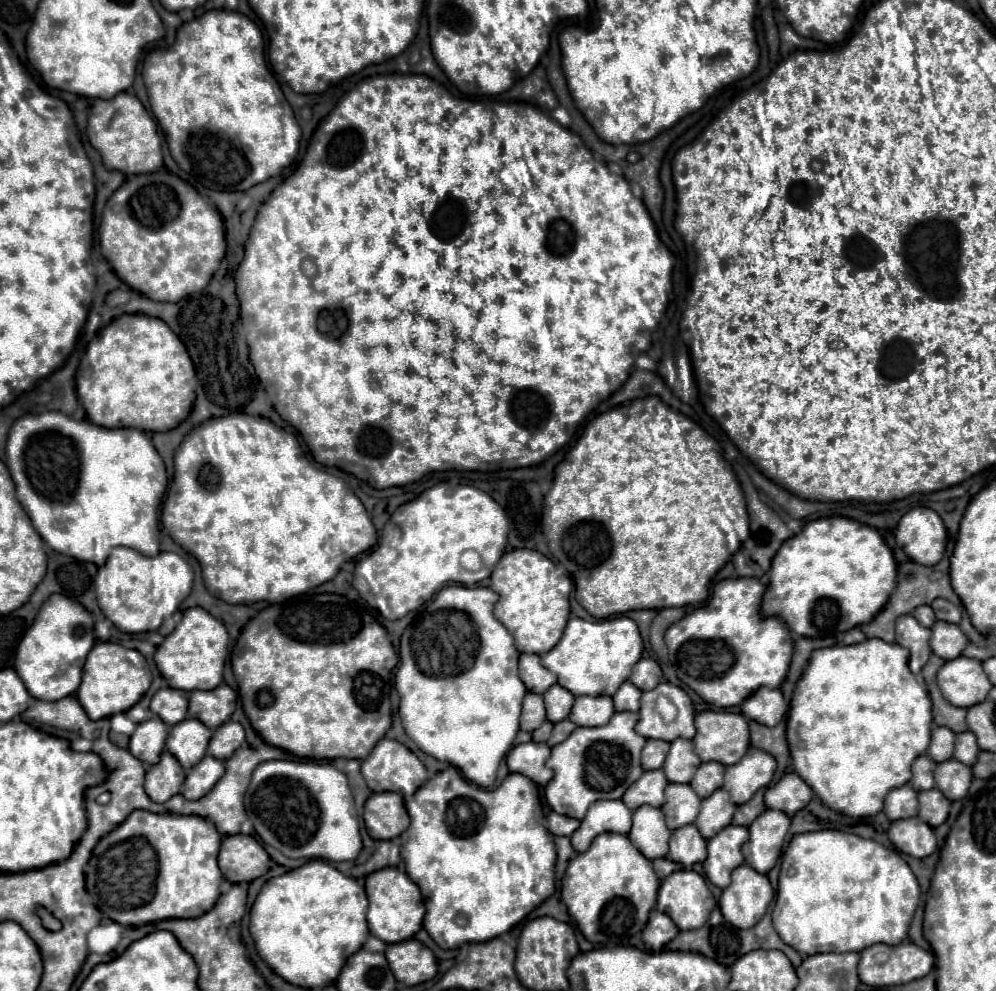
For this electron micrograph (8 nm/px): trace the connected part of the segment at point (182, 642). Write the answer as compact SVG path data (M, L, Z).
M191 607L183 613L183 621L175 627L171 635L157 647L155 663L161 675L167 679L169 687L195 691L195 689L215 689L223 681L223 667L227 657L227 629L225 625L209 615L201 607Z

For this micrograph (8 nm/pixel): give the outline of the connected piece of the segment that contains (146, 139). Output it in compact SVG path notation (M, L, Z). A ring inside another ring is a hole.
M123 91L107 101L95 99L89 111L87 137L91 145L101 153L107 169L117 169L125 175L135 175L135 173L153 173L163 167L161 137L157 123L133 93Z

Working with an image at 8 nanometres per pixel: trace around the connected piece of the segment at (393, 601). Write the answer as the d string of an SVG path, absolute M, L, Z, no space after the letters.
M448 482L439 483L423 491L417 499L401 505L391 515L375 551L371 551L356 563L353 586L362 598L364 594L365 601L376 608L381 616L386 619L401 619L409 611L415 611L425 601L429 601L435 591L449 585L447 581L461 581L463 585L475 585L487 579L493 571L493 565L497 565L497 561L505 551L509 531L510 524L503 507L495 499L491 499L485 491L475 489L471 485L452 486Z

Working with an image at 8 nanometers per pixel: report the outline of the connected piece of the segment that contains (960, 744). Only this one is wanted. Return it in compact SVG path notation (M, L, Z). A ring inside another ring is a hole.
M963 731L955 739L955 759L963 761L965 765L973 765L979 755L979 745L971 731Z

